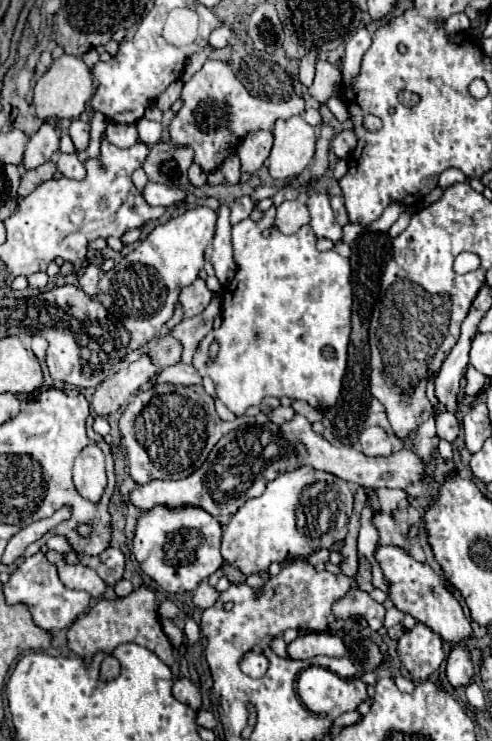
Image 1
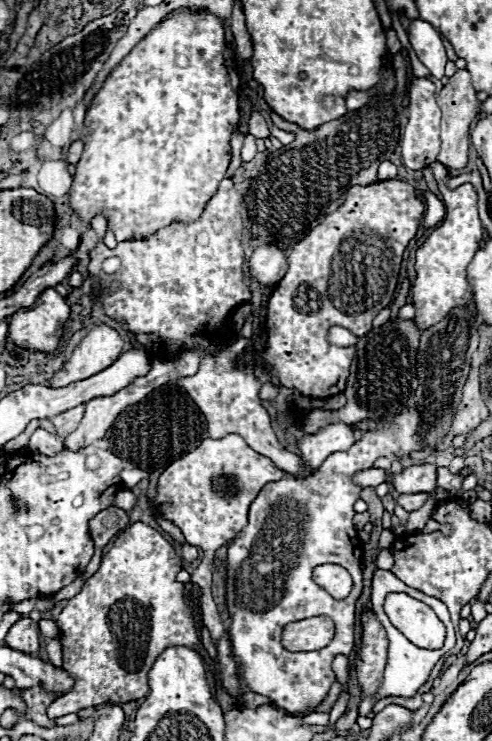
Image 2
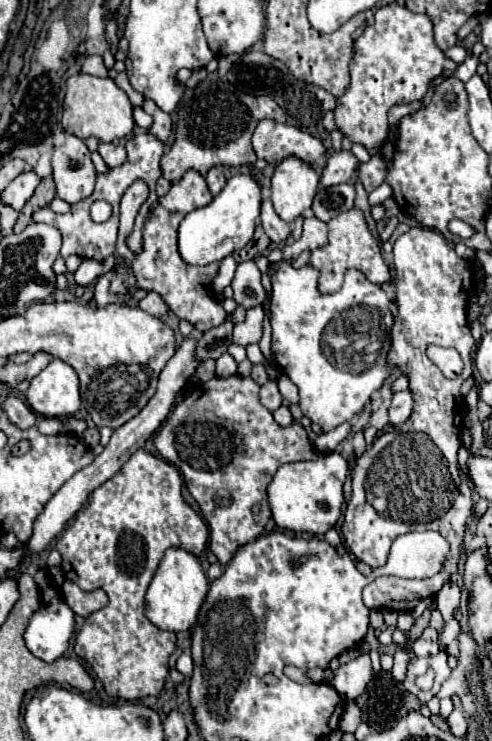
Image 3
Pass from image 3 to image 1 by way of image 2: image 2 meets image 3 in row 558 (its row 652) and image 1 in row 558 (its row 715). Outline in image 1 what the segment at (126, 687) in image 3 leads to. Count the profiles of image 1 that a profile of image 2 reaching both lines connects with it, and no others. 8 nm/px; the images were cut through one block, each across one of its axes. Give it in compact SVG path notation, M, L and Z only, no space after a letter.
M48 550L46 558L50 560L50 564L54 564L58 568L58 576L60 576L60 580L62 580L62 584L66 588L86 590L86 592L90 592L94 596L100 596L102 588L106 588L102 578L90 566L84 566L80 562L78 564L68 564L66 556L56 552L56 550Z

